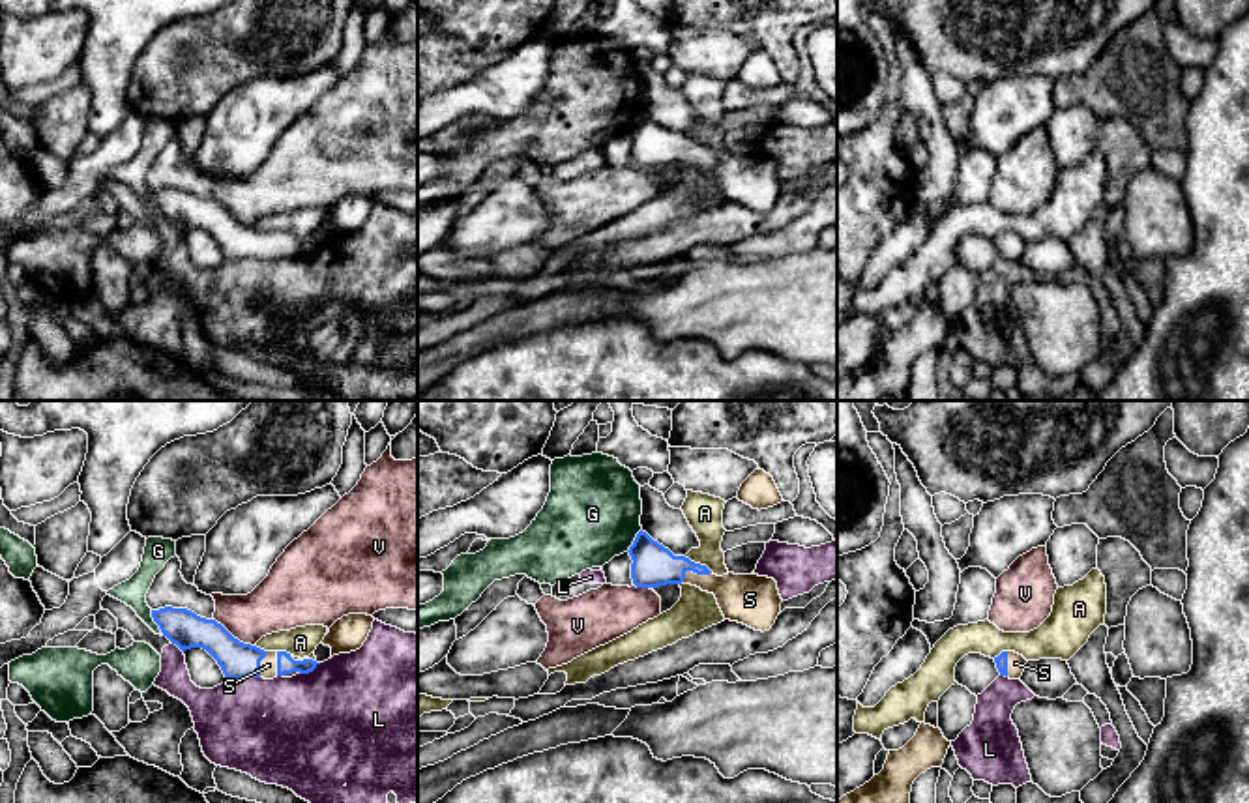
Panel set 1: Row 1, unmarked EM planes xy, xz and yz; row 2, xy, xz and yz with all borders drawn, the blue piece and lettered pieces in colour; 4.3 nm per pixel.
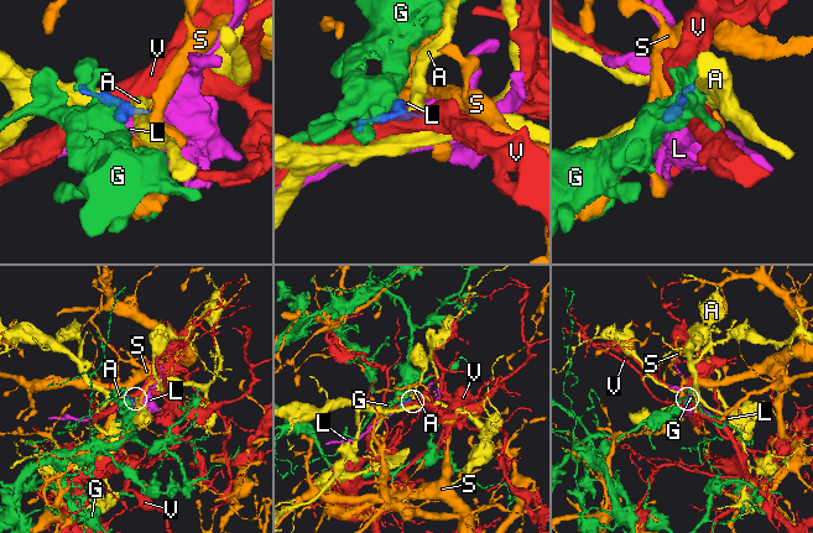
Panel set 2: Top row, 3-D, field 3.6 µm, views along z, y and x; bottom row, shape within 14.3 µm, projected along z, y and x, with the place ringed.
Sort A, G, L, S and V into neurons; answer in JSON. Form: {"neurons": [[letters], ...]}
{"neurons": [["A"], ["G"], ["L"], ["S"], ["V"]]}

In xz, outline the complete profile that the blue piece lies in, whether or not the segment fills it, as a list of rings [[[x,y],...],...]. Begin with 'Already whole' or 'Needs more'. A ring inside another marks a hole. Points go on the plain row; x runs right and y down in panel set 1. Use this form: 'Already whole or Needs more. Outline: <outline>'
Needs more. Outline: [[[639,112],[629,127],[631,159],[637,168],[657,168],[667,165],[691,165],[713,174],[725,200],[743,204],[755,212],[770,212],[781,193],[777,163],[758,155],[713,155],[706,146],[685,137],[674,137]]]

